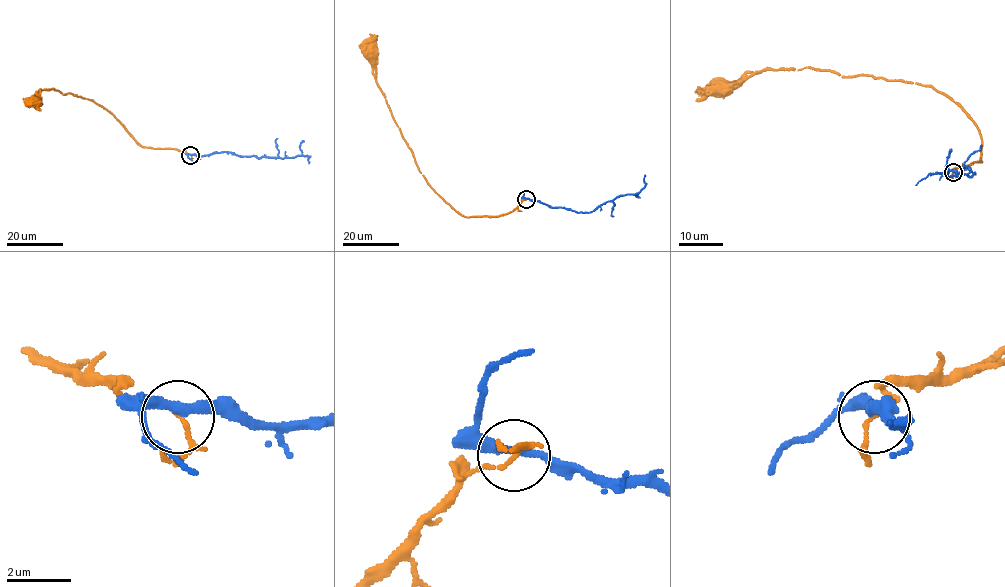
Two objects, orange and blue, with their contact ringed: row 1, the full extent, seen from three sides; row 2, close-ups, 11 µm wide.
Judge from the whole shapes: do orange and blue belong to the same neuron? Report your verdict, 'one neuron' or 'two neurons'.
two neurons

